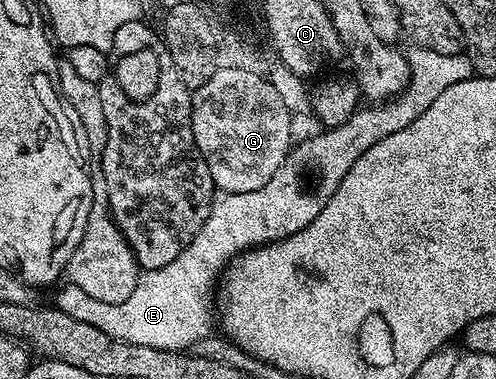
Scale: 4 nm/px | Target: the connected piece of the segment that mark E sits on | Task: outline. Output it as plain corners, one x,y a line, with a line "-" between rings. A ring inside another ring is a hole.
417,44
411,48
406,53
411,78
399,96
389,98
379,105
367,106
368,109
359,108
340,126
327,128
321,131
322,133
302,142
299,140
289,150
282,167
274,171
274,176
264,186
258,187
258,191
217,192
212,198
210,215
206,215
206,223
202,223
198,235
194,235
192,242
184,246
182,255
166,263
166,267
141,272
134,291
130,291
130,299
122,303
98,303
98,299
90,299
86,291
68,283
65,284
65,289
54,298
56,308
66,311
66,315
74,319
82,319
82,323
90,323
90,327
98,327
98,331
106,331
106,335
114,335
114,339
126,339
126,343
142,343
142,347
159,349
191,350
193,348
191,345
198,344
211,331
212,321
214,325
214,294
218,289
218,278
239,253
244,253
257,245
269,245
275,241
281,241
302,231
302,227
310,227
310,223
314,223
314,218
318,216
318,211
322,211
330,195
338,191
338,183
342,183
346,172
370,147
374,147
379,140
386,139
387,135
394,135
395,132
408,127
438,99
438,96
442,95
443,91
455,83
464,82
466,78
475,74
475,69
465,54
445,55
-
308,171
316,171
316,186
312,190
308,190

